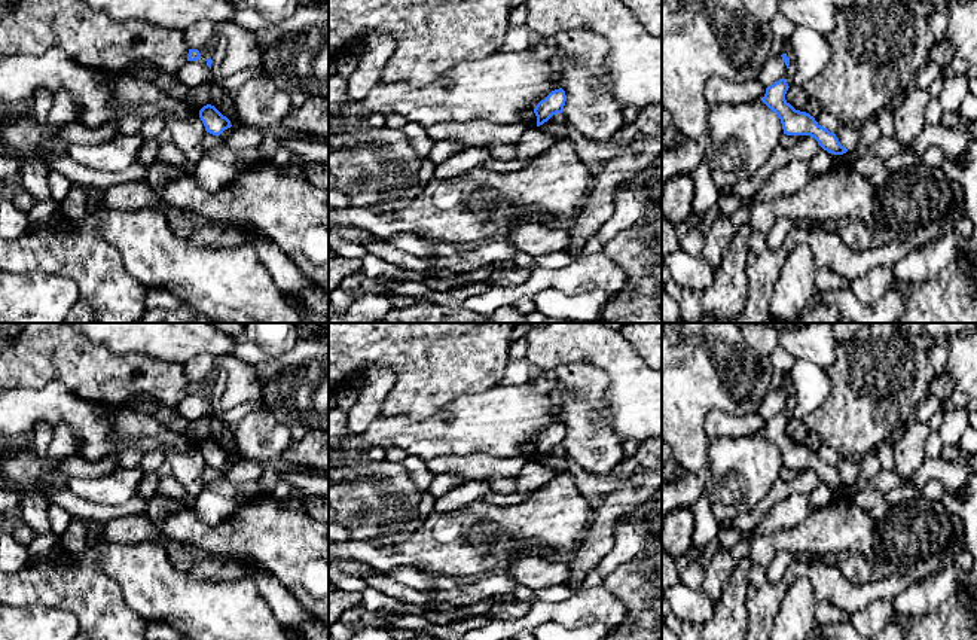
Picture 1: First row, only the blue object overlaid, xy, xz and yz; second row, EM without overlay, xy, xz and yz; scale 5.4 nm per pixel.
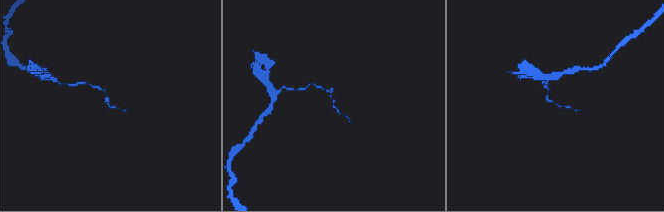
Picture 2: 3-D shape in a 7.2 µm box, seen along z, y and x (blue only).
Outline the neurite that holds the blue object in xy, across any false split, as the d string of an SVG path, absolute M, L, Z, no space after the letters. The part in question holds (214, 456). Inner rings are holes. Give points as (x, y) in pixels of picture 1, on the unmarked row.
M207 438L199 444L199 451L205 464L213 469L220 469L225 463L230 461L230 454L223 449L214 439Z

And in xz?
M562 421L552 424L544 433L541 433L534 442L537 460L547 455L553 448L562 447L565 435L567 429Z

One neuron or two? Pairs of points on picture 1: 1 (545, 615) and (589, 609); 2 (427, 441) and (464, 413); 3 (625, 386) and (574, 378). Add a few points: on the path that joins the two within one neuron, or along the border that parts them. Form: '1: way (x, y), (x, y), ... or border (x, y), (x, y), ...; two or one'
1: way (555, 612), (579, 610); one
2: way (436, 435), (443, 433), (455, 421); one
3: border (582, 362), (607, 375), (610, 418); two

